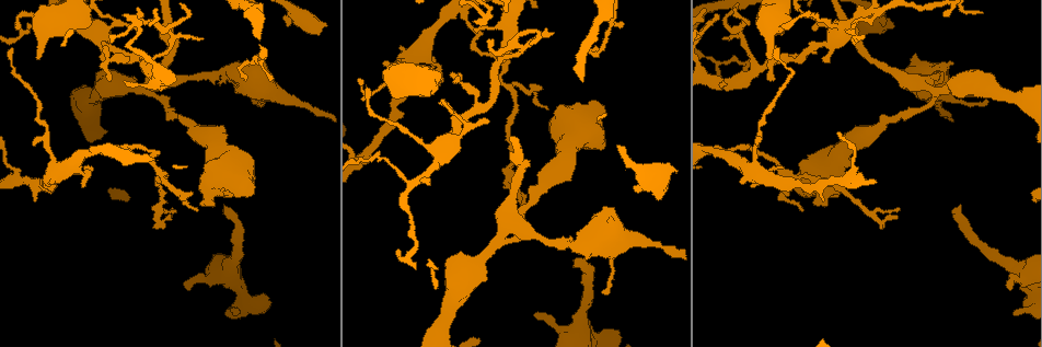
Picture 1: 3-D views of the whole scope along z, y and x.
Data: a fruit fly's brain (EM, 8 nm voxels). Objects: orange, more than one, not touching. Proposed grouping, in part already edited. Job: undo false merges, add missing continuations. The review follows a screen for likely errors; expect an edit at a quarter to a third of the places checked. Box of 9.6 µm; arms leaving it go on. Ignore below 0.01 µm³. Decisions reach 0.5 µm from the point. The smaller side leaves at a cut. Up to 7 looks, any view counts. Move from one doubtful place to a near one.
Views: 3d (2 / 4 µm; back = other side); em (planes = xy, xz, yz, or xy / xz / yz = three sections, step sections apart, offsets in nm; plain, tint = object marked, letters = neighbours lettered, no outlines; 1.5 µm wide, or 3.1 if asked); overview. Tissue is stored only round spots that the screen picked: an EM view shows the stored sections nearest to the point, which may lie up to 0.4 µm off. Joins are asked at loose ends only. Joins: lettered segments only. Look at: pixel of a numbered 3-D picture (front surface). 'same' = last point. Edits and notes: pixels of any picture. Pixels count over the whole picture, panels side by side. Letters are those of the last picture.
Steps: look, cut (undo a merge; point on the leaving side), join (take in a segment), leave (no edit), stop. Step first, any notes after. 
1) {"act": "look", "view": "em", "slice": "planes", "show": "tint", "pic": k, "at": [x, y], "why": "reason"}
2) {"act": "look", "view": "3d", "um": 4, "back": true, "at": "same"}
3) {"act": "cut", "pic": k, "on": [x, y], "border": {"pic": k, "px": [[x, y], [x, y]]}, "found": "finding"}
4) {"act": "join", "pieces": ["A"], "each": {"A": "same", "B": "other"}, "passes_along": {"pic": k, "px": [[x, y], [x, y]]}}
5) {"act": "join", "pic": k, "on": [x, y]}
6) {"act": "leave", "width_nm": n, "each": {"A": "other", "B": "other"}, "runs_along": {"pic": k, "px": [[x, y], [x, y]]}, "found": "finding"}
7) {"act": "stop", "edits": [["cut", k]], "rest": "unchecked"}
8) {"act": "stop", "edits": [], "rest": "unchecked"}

{"act": "look", "view": "3d", "um": 4, "pic": 1, "at": [539, 314], "why": "an open end"}

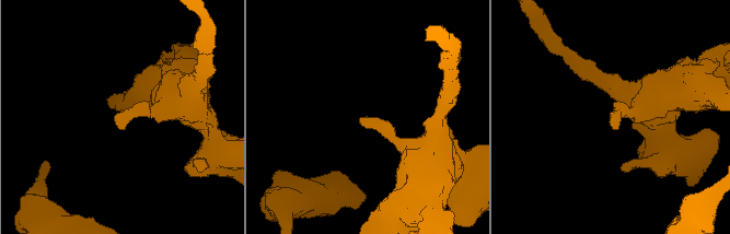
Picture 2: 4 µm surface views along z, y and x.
{"act": "look", "view": "em", "slice": "planes", "show": "letters", "pic": 2, "at": [615, 127]}

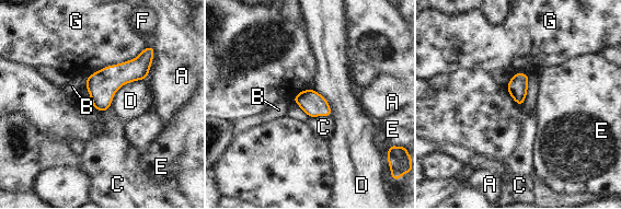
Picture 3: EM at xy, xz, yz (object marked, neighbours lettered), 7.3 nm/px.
{"act": "leave", "each": {"A": "other", "B": "other", "C": "other", "D": "other", "E": "other", "F": "other", "G": "other"}, "border": {"pic": 3, "px": [[330, 115], [310, 118]]}, "found": "no lettered segment goes on from it"}

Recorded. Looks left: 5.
{"act": "look", "view": "em", "slice": "planes", "show": "letters", "pic": 1, "at": [520, 203], "why": "free end"}

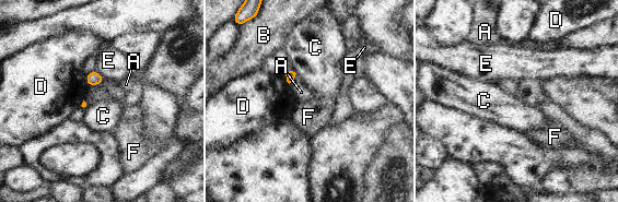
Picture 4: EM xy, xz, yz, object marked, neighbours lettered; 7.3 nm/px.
{"act": "leave", "each": {"A": "other", "B": "other", "C": "other", "D": "other", "E": "other", "F": "other"}, "border": {"pic": 4, "px": [[85, 74], [85, 82], [89, 85]]}, "found": "none of them fits"}

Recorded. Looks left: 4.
{"act": "look", "view": "3d", "um": 2, "back": true, "pic": 1, "at": [366, 154], "why": "arms part here"}

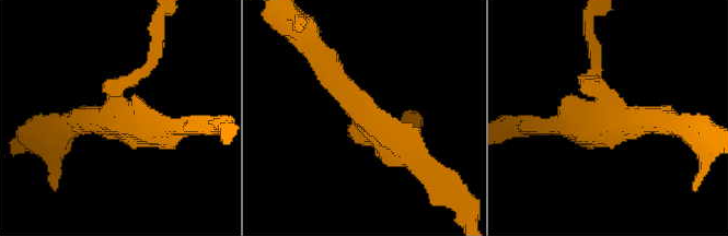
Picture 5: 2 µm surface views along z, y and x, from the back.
{"act": "look", "view": "em", "slice": "xz", "step": 4, "show": "tint", "pic": 5, "at": [116, 108], "arms": 3}

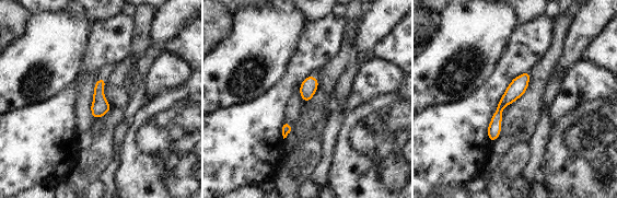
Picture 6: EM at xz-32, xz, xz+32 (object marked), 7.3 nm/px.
{"act": "look", "view": "em", "slice": "xz", "step": 4, "show": "letters", "at": "same"}

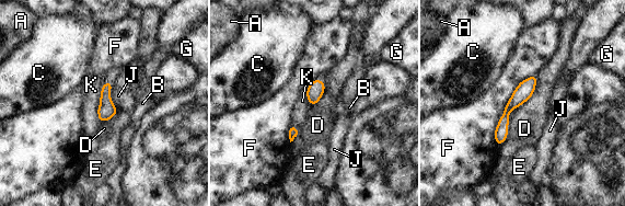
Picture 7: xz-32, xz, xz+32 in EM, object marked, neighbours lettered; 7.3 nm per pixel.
{"act": "leave", "each": {"A": "other", "B": "other", "C": "other", "D": "other", "E": "other", "F": "other", "G": "other", "J": "other", "K": "other"}, "found": "one neuron here"}

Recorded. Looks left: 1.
{"act": "stop", "edits": [], "rest": "unchecked"}

